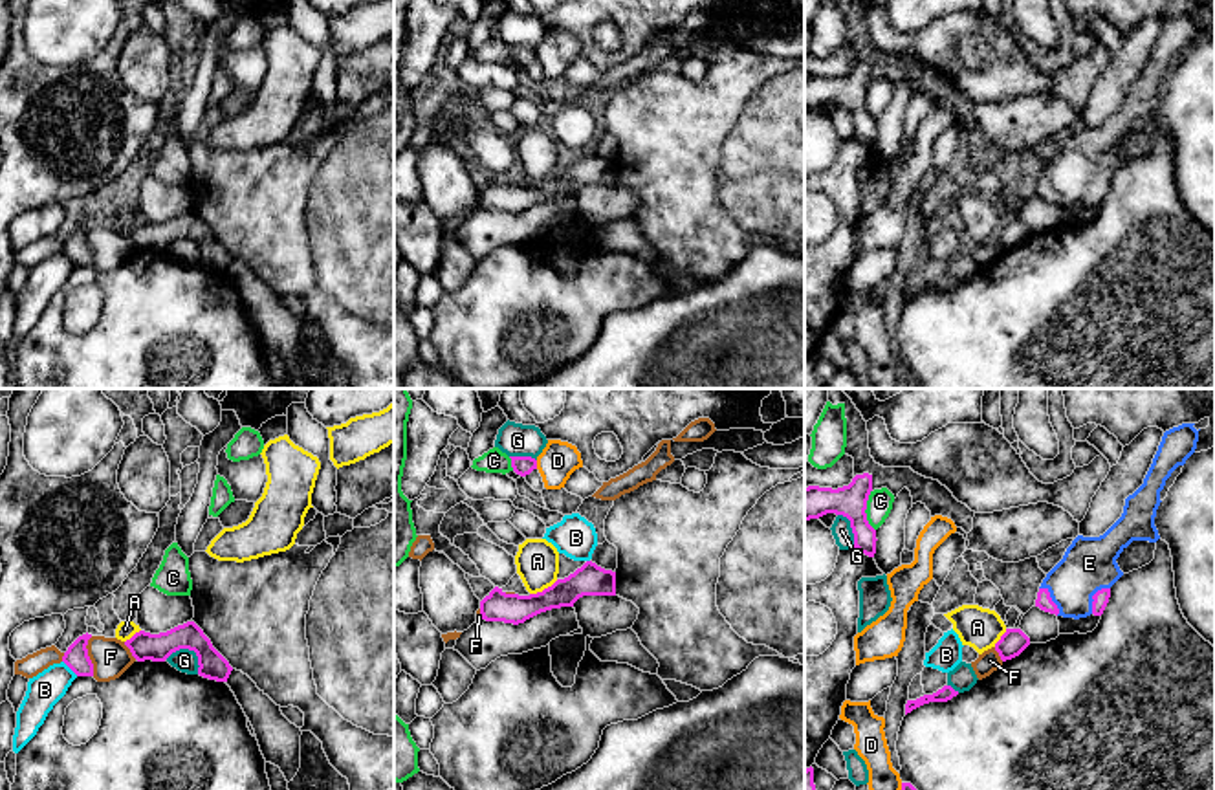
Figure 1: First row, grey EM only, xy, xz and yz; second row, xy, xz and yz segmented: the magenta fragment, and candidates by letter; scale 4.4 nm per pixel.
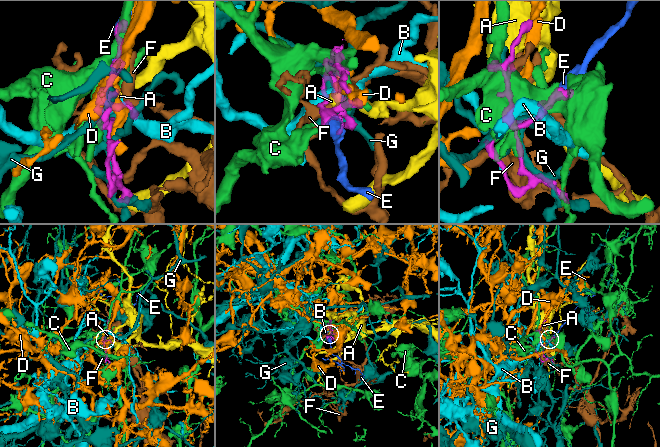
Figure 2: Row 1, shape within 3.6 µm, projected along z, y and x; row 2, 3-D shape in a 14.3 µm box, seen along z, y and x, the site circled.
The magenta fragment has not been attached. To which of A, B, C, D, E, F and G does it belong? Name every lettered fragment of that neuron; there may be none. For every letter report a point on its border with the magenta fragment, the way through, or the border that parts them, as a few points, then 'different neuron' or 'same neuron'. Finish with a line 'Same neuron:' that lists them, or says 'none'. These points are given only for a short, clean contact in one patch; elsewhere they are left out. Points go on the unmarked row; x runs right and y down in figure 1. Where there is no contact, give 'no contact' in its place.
A: xz (545, 178) | along xz (558, 169), (530, 184) | different neuron
B: xy (70, 257) | different neuron
C: yz (865, 98) | different neuron
D: xz (536, 54) | different neuron
E: yz (1050, 189) | across yz (1043, 191), (1050, 189), (1089, 153) | same neuron
F: xy (88, 246) | different neuron
G: xy (191, 239) | different neuron
Same neuron: E

